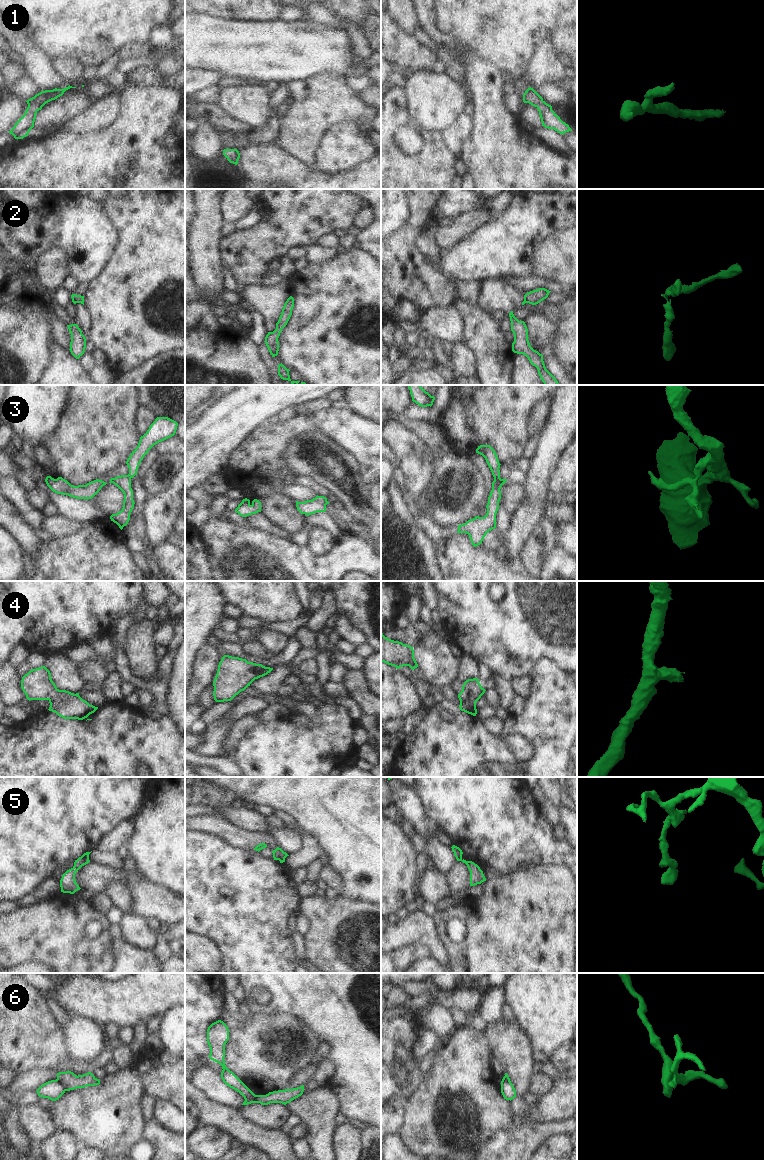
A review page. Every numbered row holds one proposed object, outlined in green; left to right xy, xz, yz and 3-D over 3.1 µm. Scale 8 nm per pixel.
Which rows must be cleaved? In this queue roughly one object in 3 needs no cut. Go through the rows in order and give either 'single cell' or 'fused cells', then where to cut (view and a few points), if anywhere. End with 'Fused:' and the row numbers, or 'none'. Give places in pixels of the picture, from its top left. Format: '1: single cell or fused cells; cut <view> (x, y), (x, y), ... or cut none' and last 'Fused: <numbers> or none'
1: single cell; cut none
2: fused cells; cut xy (72, 300), (75, 303)
3: fused cells; cut yz (499, 476), (494, 478)
4: single cell; cut none
5: single cell; cut none
6: fused cells; cut xy (56, 1079), (65, 1090)
Fused: 2, 3, 6

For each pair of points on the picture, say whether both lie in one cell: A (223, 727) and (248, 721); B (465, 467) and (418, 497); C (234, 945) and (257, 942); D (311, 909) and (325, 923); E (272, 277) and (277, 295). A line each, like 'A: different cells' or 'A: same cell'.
A: different cells
B: different cells
C: same cell
D: same cell
E: different cells

